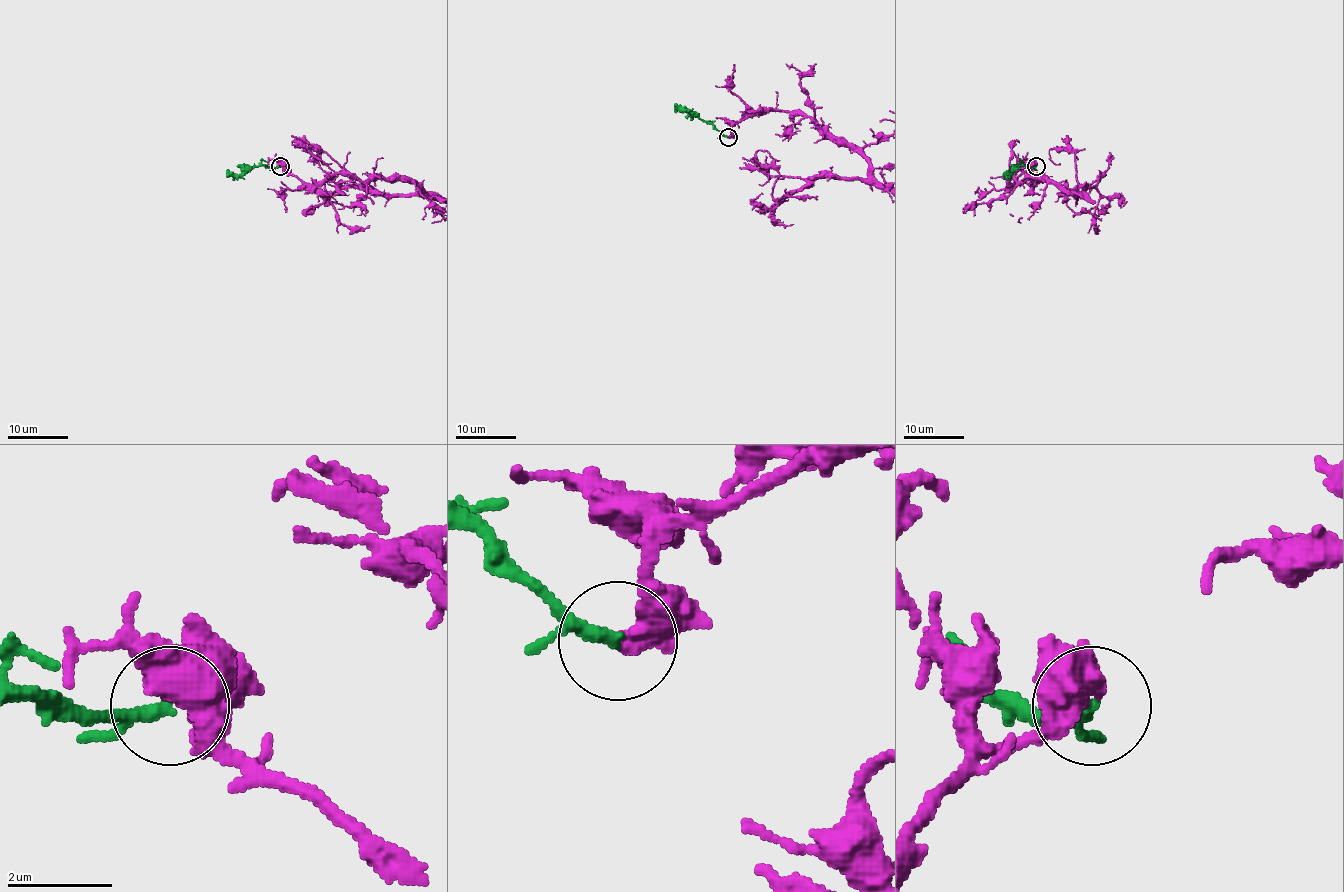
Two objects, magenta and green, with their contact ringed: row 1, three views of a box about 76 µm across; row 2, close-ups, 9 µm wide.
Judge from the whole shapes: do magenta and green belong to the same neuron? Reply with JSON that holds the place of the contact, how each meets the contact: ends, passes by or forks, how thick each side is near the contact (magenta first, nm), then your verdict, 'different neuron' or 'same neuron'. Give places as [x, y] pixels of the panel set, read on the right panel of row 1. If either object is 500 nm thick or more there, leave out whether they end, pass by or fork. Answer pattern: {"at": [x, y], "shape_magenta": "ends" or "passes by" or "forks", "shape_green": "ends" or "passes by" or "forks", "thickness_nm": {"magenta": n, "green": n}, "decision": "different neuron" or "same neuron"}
{"at": [1036, 166], "thickness_nm": {"magenta": 500, "green": 190}, "decision": "different neuron"}

